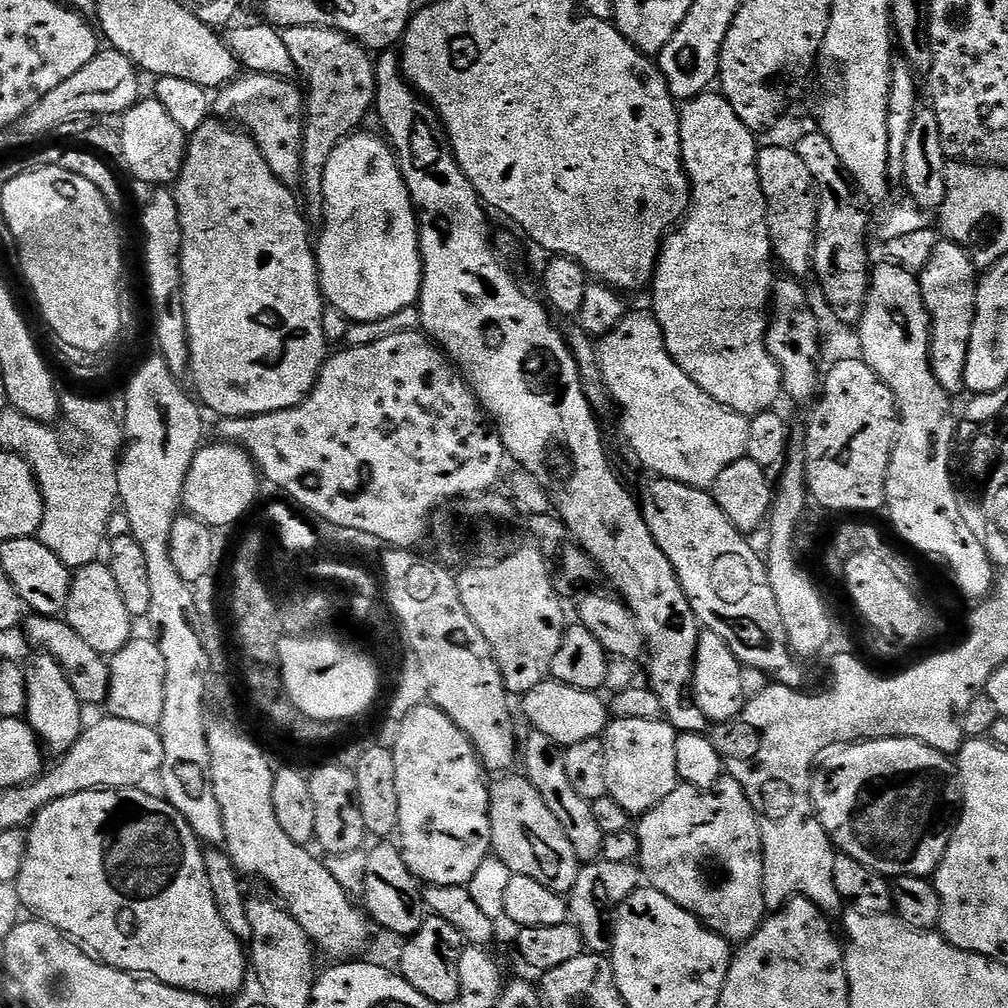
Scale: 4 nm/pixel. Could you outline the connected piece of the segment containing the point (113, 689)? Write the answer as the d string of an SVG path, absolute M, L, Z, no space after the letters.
M133 638L128 641L122 650L118 650L108 660L108 673L110 674L110 686L106 701L107 715L114 718L122 718L122 722L138 722L138 726L150 726L159 729L162 722L162 706L166 706L166 661L162 659L162 650L155 639L139 640Z

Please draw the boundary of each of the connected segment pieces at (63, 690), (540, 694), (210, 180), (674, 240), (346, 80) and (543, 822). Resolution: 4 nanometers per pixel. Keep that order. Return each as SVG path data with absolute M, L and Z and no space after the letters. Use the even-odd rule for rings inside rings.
M47 654L32 655L36 656L30 657L28 664L23 665L28 699L26 719L34 735L47 751L49 748L50 751L56 752L55 754L63 754L70 750L70 746L74 746L74 742L78 742L81 732L86 727L85 709L56 659Z
M551 678L543 680L534 690L523 693L524 716L537 732L546 734L561 749L578 746L578 742L599 740L610 723L610 708L600 692L578 690Z
M209 118L205 124L198 126L196 132L191 133L188 142L188 153L184 155L184 169L180 171L180 178L174 185L174 195L176 197L176 205L178 206L178 214L182 222L182 250L180 251L180 277L184 283L184 313L186 314L186 326L188 327L188 372L192 376L192 384L196 387L195 395L198 397L199 403L205 409L208 408L212 412L217 412L220 418L235 418L238 416L265 416L271 412L281 412L287 408L297 408L300 403L312 392L312 387L316 385L316 380L320 376L320 371L324 369L324 361L330 355L328 349L328 336L324 333L324 308L326 309L326 301L324 293L320 290L320 271L316 265L316 254L314 251L314 240L308 237L309 221L305 219L302 212L302 204L292 193L293 189L287 184L283 184L274 174L274 170L270 170L270 166L266 166L266 158L262 158L262 154L258 150L258 146L253 142L252 137L239 127L233 126L231 123Z
M709 90L700 96L695 96L680 108L680 149L682 150L681 162L684 163L684 173L688 175L688 183L692 185L692 202L688 206L688 214L675 230L668 233L661 249L660 257L656 259L656 273L652 276L650 291L652 291L652 305L650 311L655 316L661 332L664 334L666 350L678 366L697 384L714 402L734 410L738 414L749 418L757 416L760 412L775 409L776 399L781 399L784 391L782 374L778 362L768 349L768 318L770 305L774 291L774 275L772 276L772 264L774 265L774 253L772 251L772 239L768 229L768 211L766 210L766 198L762 194L762 186L758 182L758 166L756 165L757 133L746 127L742 118L734 114L734 106L719 91Z
M286 28L282 35L286 50L290 50L290 58L294 58L299 79L308 83L306 108L311 119L313 116L328 127L305 127L302 142L302 170L298 184L299 187L304 187L302 200L306 205L307 219L315 222L324 214L324 167L326 162L330 162L330 154L334 154L334 150L344 139L345 130L348 130L340 128L362 123L364 115L373 111L376 103L376 65L369 49L363 48L345 32L338 32L334 28Z
M504 774L495 785L491 785L488 794L488 813L490 814L490 830L492 831L492 852L498 857L514 876L534 878L534 882L542 882L550 890L561 894L571 892L582 867L574 854L574 846L570 846L570 838L566 838L566 830L558 826L558 818L546 802L542 802L542 794L523 774Z

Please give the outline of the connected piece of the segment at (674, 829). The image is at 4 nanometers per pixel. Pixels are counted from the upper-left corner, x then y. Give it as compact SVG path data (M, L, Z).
M723 775L712 788L695 788L683 782L658 806L639 817L634 831L640 843L639 867L651 887L658 889L670 902L682 906L700 919L712 932L729 942L748 940L764 925L766 909L762 894L764 855L756 812L750 806L742 786L730 775Z

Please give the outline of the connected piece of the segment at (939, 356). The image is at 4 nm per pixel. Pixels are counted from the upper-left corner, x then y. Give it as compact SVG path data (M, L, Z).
M941 239L930 260L918 272L922 298L932 320L932 373L949 394L965 391L964 379L970 350L970 330L976 321L978 269L972 255L953 240Z

